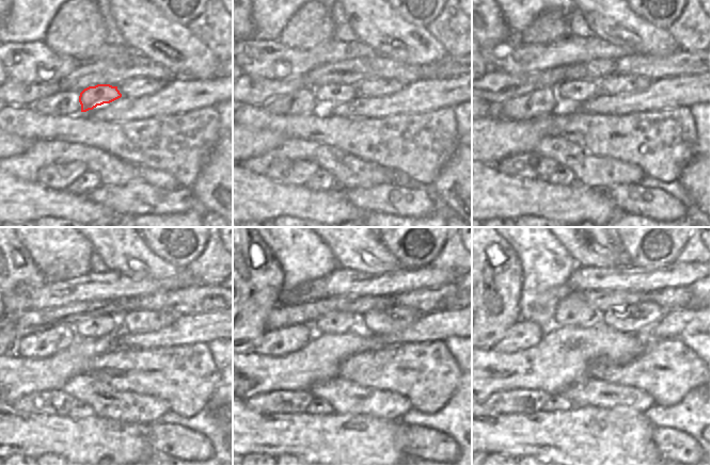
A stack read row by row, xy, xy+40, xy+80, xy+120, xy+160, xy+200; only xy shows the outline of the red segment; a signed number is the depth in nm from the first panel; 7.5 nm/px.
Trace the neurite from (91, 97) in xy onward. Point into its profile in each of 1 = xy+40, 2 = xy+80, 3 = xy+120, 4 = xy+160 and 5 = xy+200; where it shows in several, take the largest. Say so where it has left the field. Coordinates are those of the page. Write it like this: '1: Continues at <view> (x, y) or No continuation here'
1: Continues at xy+40 (329, 95)
2: Continues at xy+80 (570, 93)
3: Continues at xy+120 (96, 326)
4: Continues at xy+160 (334, 322)
5: Continues at xy+200 (572, 310).

